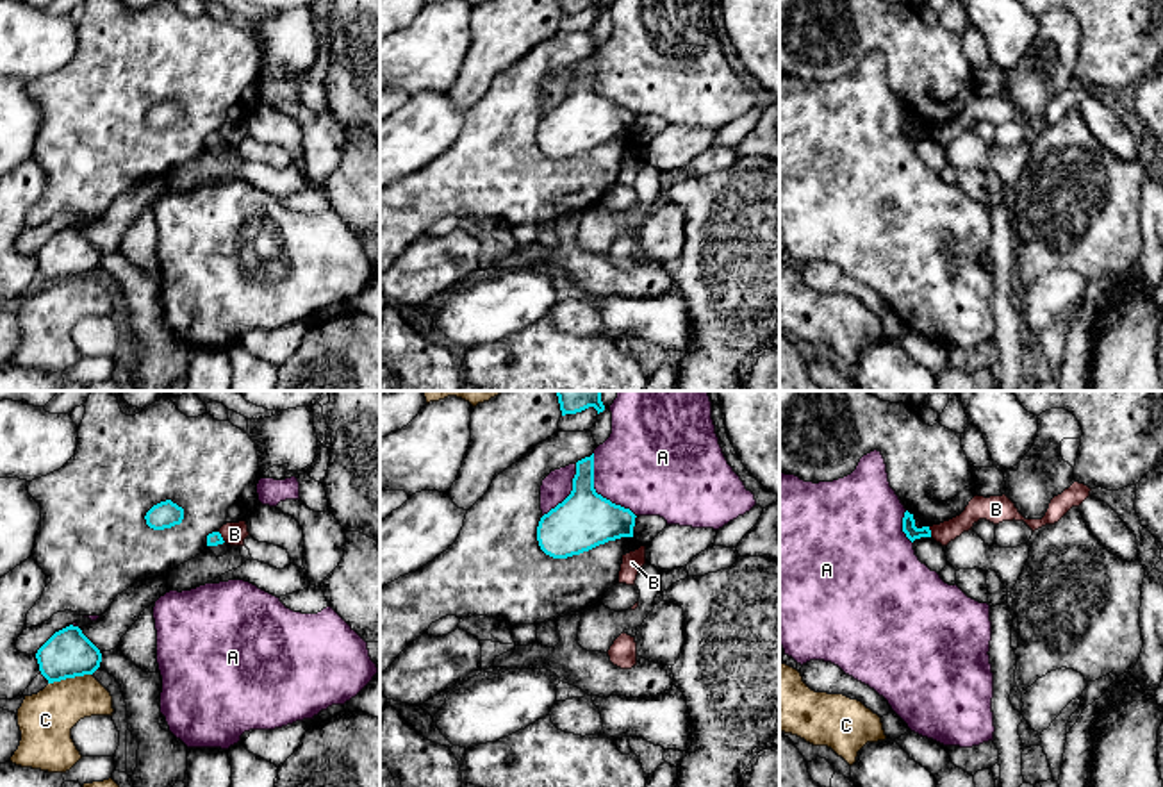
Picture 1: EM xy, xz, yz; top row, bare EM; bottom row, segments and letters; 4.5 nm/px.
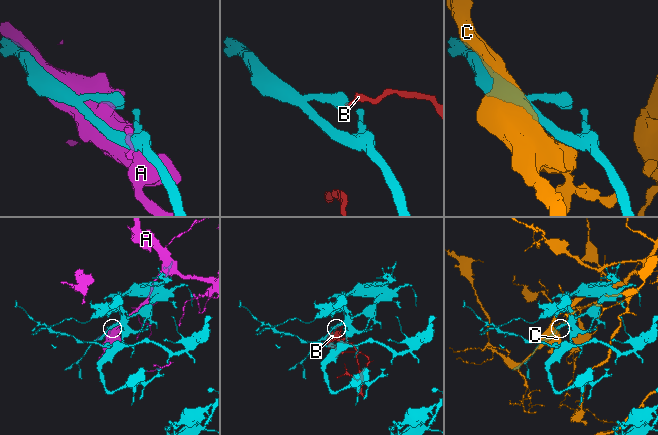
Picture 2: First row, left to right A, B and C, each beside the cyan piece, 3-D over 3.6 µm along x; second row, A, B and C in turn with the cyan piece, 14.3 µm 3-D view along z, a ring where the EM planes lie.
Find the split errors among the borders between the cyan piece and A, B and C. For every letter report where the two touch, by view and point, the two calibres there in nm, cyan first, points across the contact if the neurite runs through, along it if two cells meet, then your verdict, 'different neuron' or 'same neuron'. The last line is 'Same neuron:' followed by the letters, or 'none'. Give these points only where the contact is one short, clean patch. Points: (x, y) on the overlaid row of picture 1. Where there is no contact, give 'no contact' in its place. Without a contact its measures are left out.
A: contact xz (596, 493); calibres 260 and 420 nm; different neuron
B: contact xy (220, 536); calibres 60 and 110 nm; border xy (218, 530), (225, 541); different neuron
C: contact xy (70, 677); calibres 220 and 240 nm; different neuron
Same neuron: none

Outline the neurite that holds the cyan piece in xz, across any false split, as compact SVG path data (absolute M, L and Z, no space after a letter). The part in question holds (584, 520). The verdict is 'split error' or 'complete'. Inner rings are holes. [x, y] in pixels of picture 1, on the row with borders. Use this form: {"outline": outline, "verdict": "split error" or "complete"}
{"outline": "M594 453L576 462L571 494L544 514L537 526L540 550L567 559L608 541L633 537L635 514L594 489Z", "verdict": "complete"}

